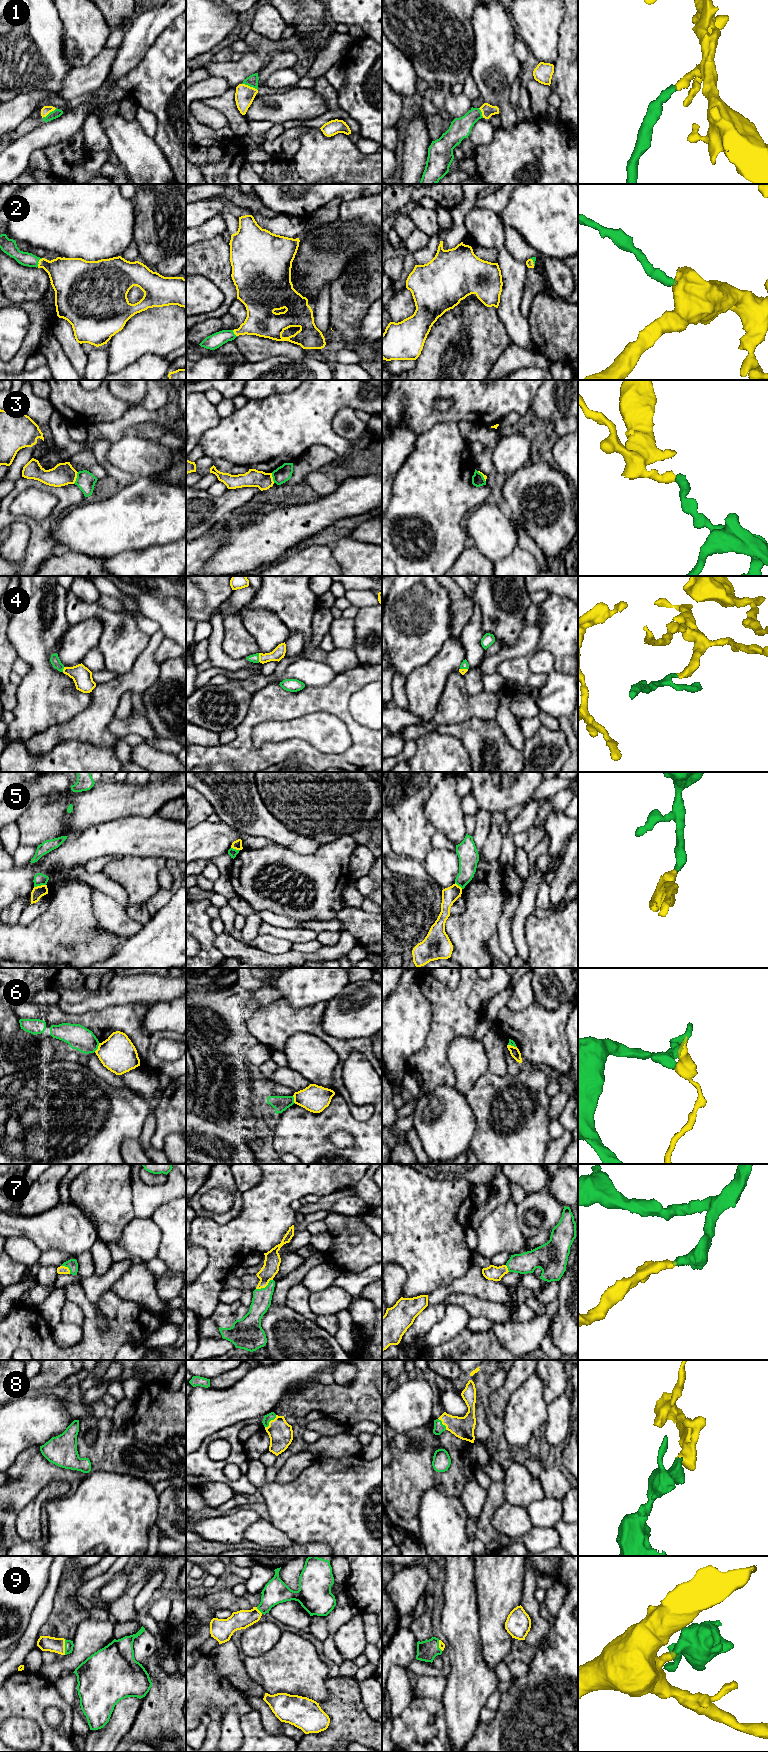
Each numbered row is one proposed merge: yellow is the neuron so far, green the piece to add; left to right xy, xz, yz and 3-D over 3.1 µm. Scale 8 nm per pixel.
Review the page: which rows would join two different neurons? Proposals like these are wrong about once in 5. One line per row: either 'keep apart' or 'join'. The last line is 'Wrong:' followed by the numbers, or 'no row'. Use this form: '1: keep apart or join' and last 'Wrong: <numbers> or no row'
1: join
2: join
3: keep apart
4: join
5: keep apart
6: keep apart
7: join
8: join
9: join
Wrong: 3, 5, 6

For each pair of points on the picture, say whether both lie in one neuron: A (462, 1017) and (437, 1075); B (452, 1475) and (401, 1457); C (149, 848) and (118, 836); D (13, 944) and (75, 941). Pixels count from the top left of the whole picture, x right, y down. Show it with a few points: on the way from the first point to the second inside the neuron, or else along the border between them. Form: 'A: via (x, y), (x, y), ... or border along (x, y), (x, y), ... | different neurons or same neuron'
A: via (448, 1031), (437, 1042), (437, 1061) | same neuron
B: via (439, 1477), (423, 1477), (414, 1470) | same neuron
C: via (141, 840), (137, 836), (126, 836) | same neuron
D: via (28, 943), (60, 941) | same neuron

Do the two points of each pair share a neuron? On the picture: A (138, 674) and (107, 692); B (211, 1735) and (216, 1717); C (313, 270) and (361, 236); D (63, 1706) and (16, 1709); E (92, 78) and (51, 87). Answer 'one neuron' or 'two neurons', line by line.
A: one neuron
B: one neuron
C: one neuron
D: one neuron
E: two neurons

